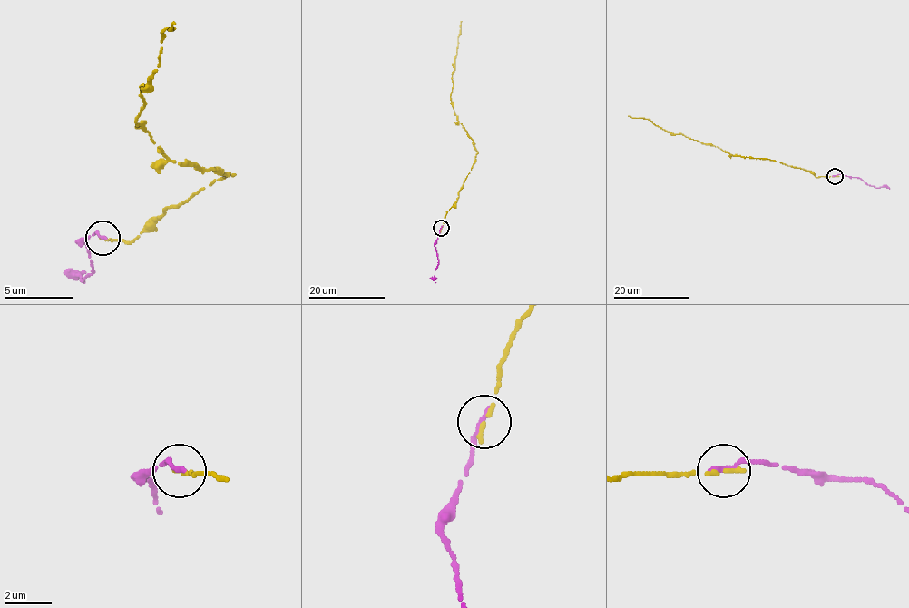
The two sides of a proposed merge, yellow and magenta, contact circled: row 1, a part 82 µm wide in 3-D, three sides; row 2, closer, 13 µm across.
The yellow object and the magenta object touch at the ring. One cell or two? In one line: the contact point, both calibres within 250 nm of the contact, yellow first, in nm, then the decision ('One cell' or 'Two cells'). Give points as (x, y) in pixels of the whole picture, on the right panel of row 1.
Place: (835, 176). Thickness 220 nm (yellow) against 240 nm. One cell

